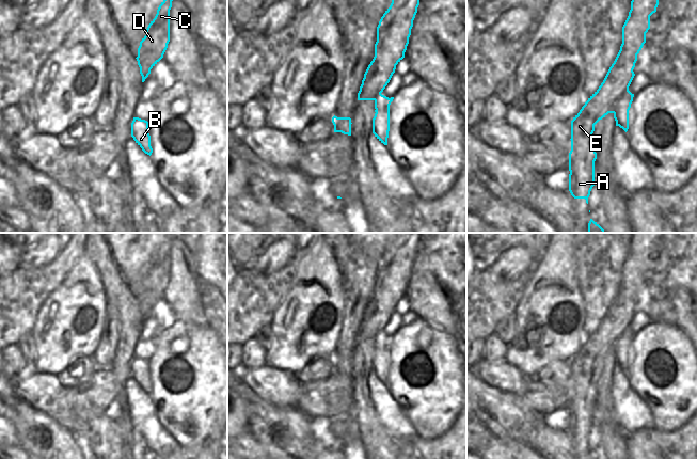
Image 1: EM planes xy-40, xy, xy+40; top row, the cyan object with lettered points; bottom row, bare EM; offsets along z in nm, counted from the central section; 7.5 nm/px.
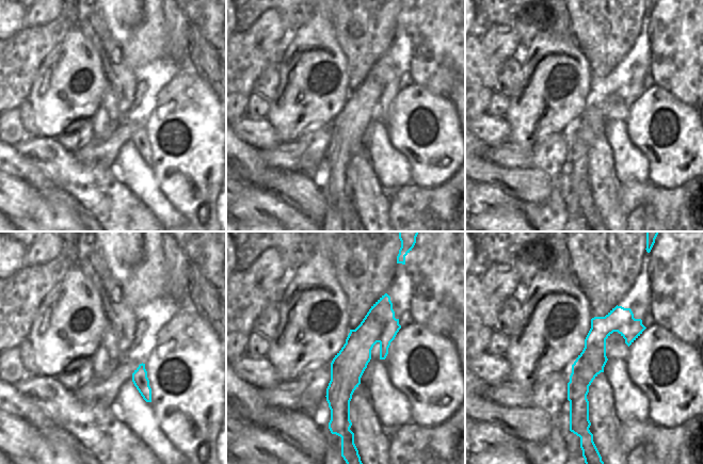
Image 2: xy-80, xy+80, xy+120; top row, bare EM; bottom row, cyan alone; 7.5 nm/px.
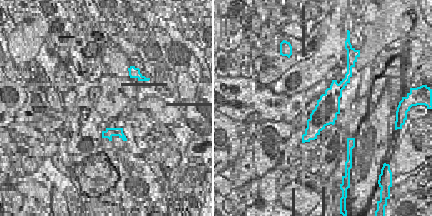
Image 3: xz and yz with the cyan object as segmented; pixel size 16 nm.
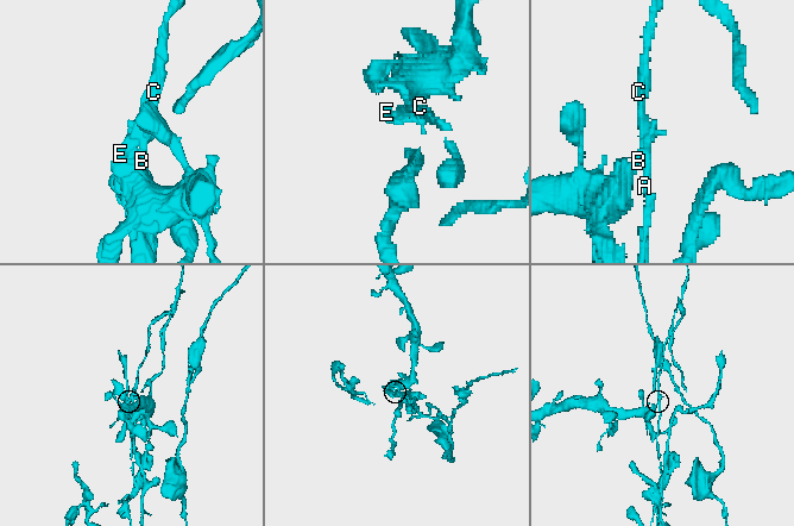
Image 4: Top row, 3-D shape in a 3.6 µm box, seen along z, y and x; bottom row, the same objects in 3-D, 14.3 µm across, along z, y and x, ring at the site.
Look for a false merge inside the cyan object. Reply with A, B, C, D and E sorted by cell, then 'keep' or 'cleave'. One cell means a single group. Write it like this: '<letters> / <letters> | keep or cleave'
A C D E / B | cleave

